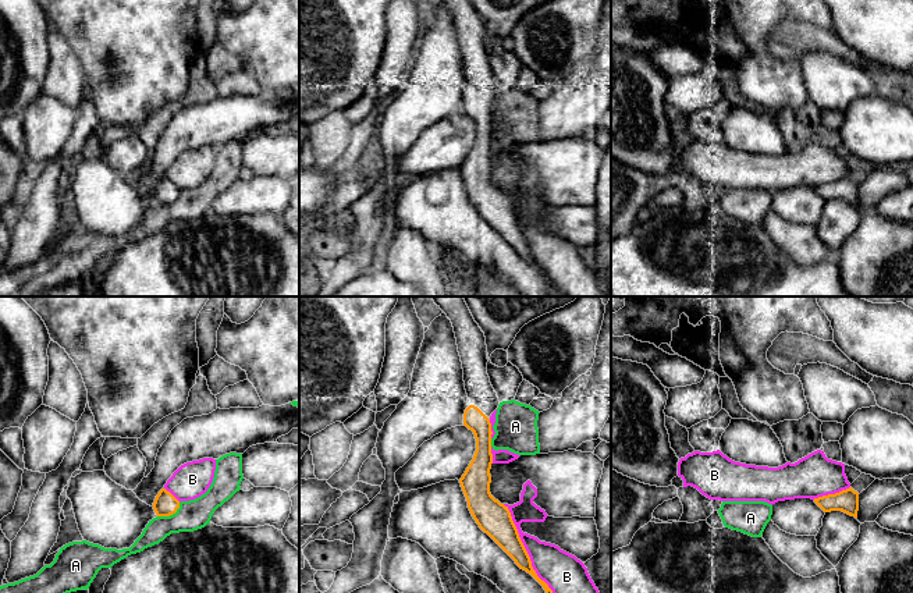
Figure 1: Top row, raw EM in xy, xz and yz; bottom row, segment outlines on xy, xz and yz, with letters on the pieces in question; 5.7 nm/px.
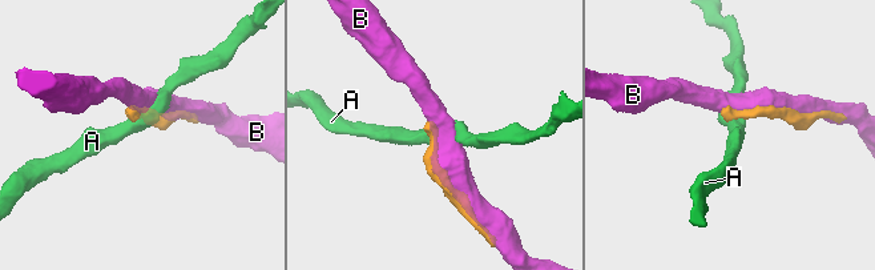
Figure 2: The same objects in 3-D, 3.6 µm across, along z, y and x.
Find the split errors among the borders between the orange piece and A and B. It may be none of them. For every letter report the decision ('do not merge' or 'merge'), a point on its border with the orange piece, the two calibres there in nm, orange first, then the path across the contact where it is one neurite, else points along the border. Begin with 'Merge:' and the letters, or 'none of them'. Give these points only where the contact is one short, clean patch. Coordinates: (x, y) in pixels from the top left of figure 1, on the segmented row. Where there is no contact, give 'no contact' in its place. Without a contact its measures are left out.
Merge: none of them
A: do not merge; contact xy (170, 514); calibres 140 and 180 nm; border xy (180, 503), (174, 512), (157, 517)
B: do not merge; contact xz (525, 549); calibres 190 and 220 nm

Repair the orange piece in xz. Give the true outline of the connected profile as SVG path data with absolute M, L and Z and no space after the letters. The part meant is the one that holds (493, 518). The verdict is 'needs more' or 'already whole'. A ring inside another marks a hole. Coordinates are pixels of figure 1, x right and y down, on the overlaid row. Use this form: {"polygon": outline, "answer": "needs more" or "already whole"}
{"polygon": "M433 296L434 303L451 320L463 369L463 381L470 405L463 413L463 426L473 432L476 451L459 479L468 508L479 525L514 561L553 593L532 567L530 557L519 537L508 507L490 493L491 483L491 423L490 416L500 401L487 374L486 337L475 322L463 296Z", "answer": "needs more"}

